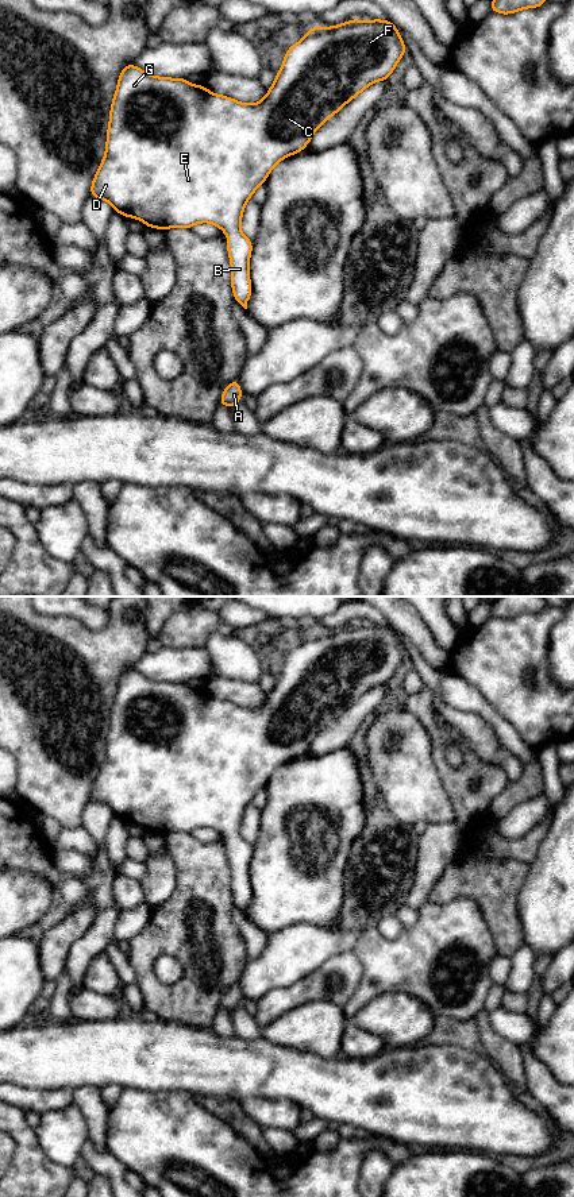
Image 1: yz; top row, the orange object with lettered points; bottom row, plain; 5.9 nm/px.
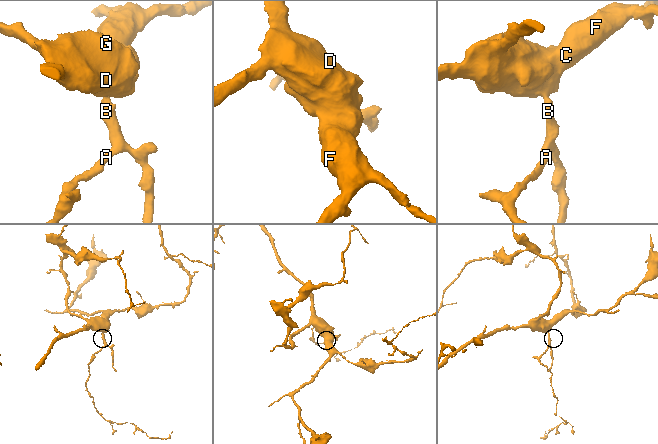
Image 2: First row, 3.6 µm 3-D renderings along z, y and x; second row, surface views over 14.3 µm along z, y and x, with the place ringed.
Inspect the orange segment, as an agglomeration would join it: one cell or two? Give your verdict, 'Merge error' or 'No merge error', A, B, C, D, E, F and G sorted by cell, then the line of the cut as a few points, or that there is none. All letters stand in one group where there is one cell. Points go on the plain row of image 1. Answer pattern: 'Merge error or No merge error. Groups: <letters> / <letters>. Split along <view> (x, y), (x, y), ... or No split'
No merge error. Groups: A B C D E F G. No split

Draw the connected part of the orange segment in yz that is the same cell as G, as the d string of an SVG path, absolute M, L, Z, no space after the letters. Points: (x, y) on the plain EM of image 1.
M357 622L332 632L312 630L303 644L288 653L273 690L255 708L215 699L204 690L193 690L186 683L157 681L128 668L118 683L109 714L105 758L93 781L89 802L108 806L115 816L140 825L147 833L190 834L199 827L219 831L228 842L234 906L247 914L253 895L249 872L253 845L240 837L247 806L257 792L266 787L280 765L308 750L321 729L367 691L386 686L405 657L404 645L389 623L362 626Z

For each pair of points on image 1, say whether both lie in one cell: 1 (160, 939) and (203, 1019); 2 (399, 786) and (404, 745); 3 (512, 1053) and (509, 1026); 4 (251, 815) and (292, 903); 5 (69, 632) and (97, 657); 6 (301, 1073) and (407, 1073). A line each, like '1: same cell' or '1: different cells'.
1: same cell
2: same cell
3: different cells
4: different cells
5: same cell
6: same cell

